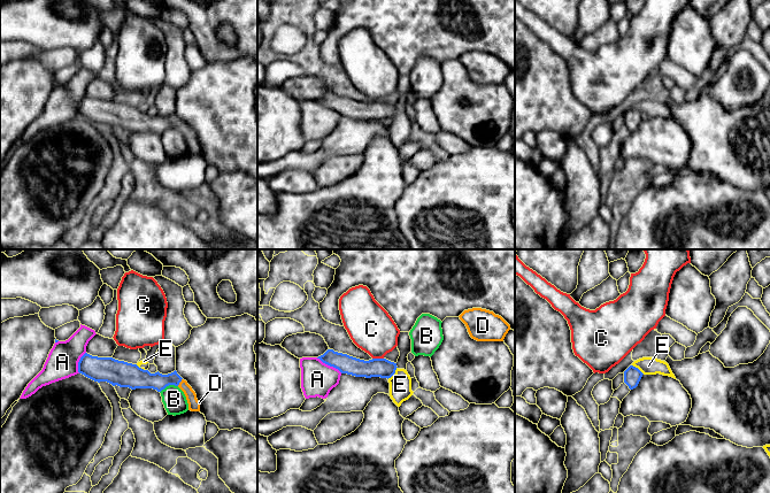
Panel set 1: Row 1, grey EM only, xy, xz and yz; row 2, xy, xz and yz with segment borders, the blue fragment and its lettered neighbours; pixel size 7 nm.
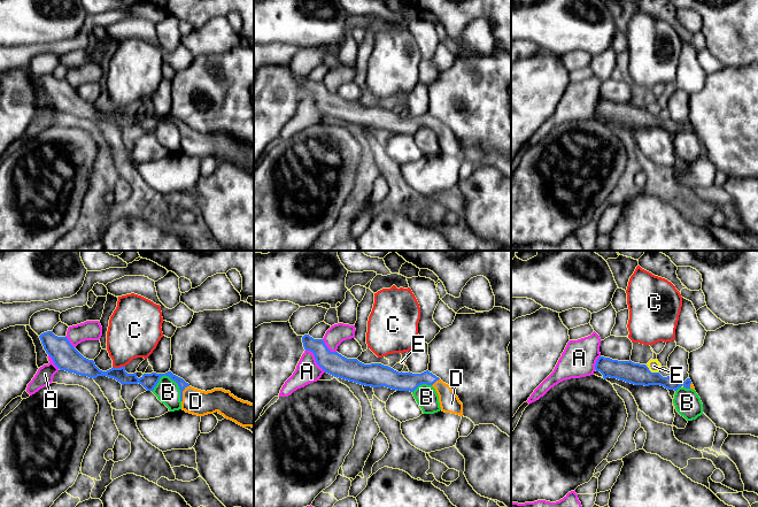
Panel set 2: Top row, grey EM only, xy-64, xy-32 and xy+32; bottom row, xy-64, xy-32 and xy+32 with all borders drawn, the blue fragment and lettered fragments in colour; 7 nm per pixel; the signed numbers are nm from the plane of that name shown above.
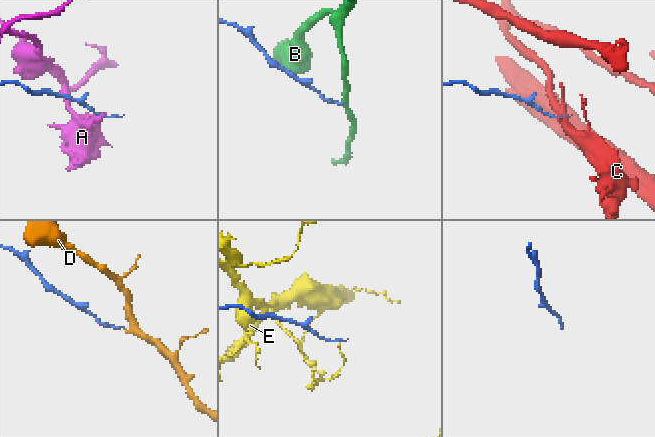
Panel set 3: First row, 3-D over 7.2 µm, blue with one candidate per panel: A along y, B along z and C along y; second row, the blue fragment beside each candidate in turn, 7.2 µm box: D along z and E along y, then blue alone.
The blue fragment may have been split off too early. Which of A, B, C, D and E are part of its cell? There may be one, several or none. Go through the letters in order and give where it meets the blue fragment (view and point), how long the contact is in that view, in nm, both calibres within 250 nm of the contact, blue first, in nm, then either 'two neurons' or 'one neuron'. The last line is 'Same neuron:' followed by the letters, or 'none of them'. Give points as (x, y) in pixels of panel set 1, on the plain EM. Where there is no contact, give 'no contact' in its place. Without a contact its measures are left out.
A: meets blue in xz at (329, 107); contact 220 nm long; 130 nm thick on the blue side, 240 nm on the other; two neurons
B: meets blue in xy at (168, 128); contact 140 nm long; 160 nm thick on the blue side, 160 nm on the other; two neurons
C: meets blue in xz at (378, 101); contact 80 nm long; 140 nm thick on the blue side, 320 nm on the other; two neurons
D: meets blue in xy at (181, 123); contact 70 nm long; 120 nm thick on the blue side, 80 nm on the other; one neuron
E: meets blue in xz at (393, 116); contact 110 nm long; 140 nm thick on the blue side, 160 nm on the other; two neurons
Same neuron: D

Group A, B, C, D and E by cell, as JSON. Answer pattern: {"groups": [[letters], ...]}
{"groups": [["A"], ["B"], ["C"], ["D"], ["E"]]}

